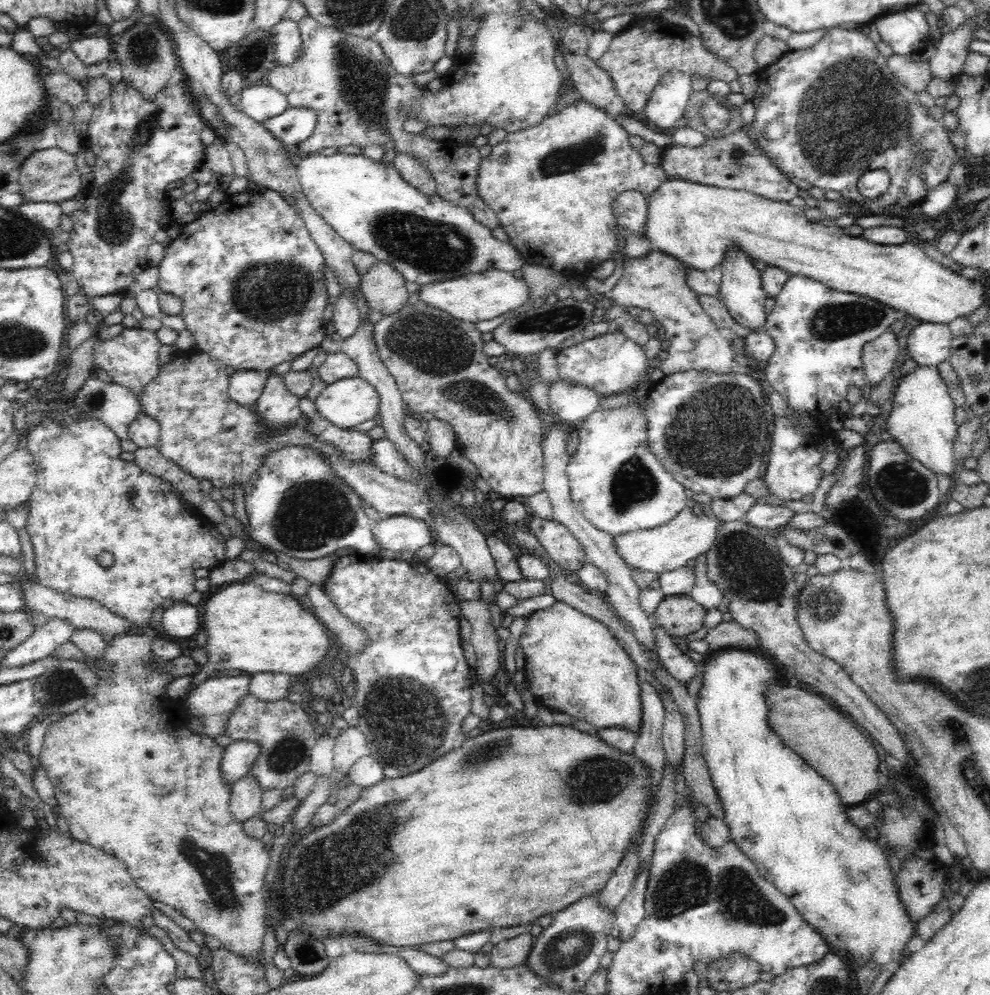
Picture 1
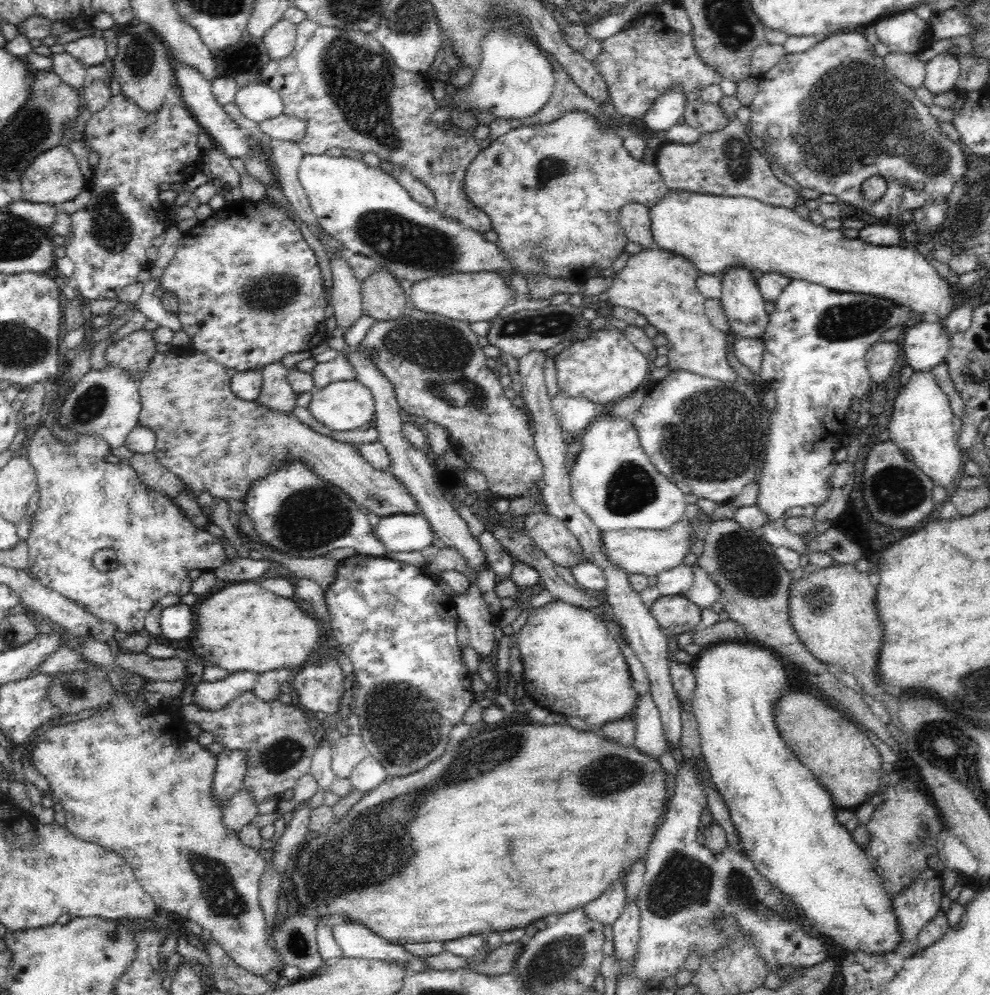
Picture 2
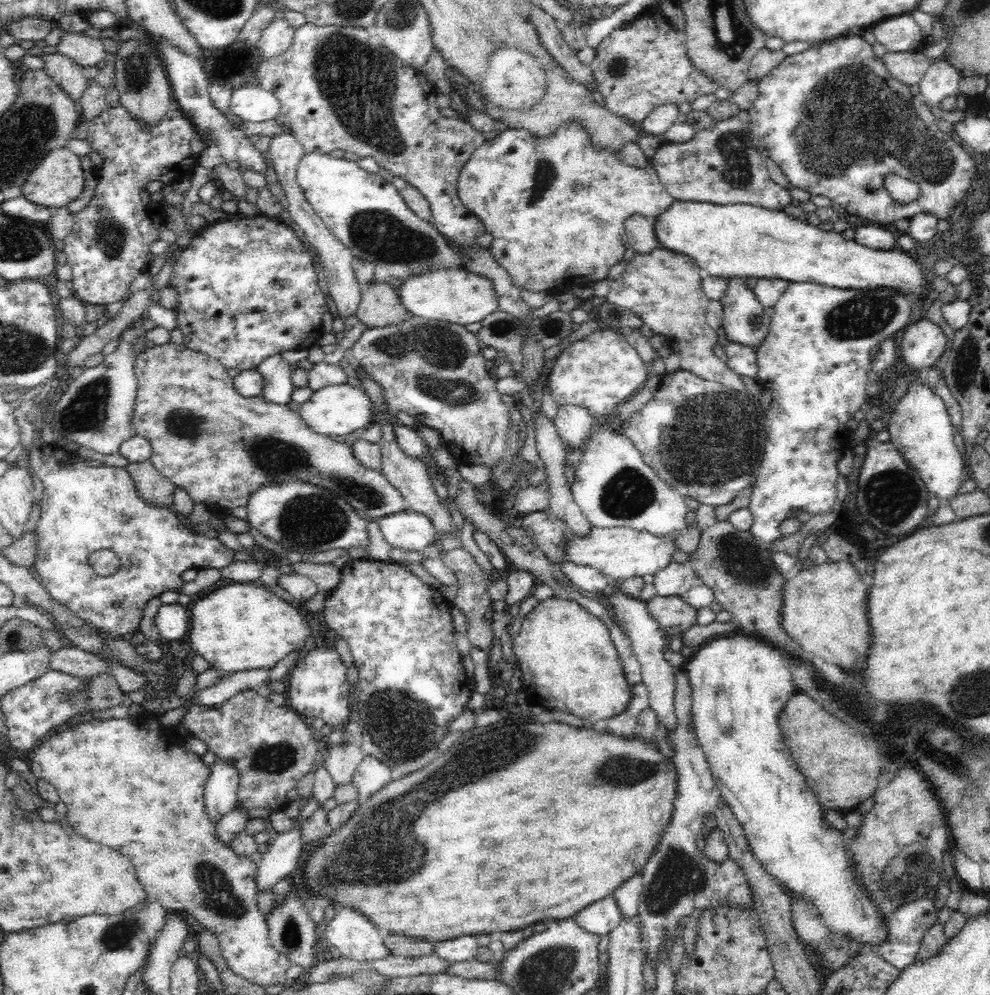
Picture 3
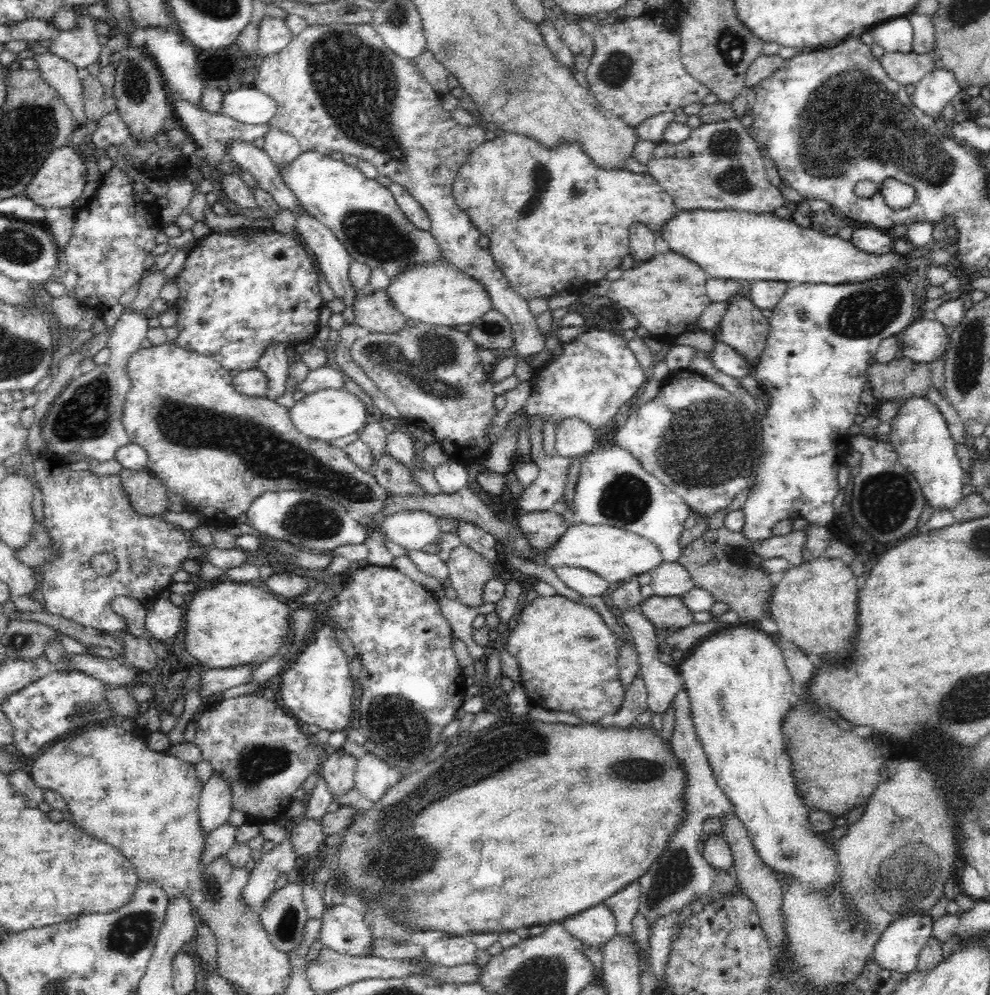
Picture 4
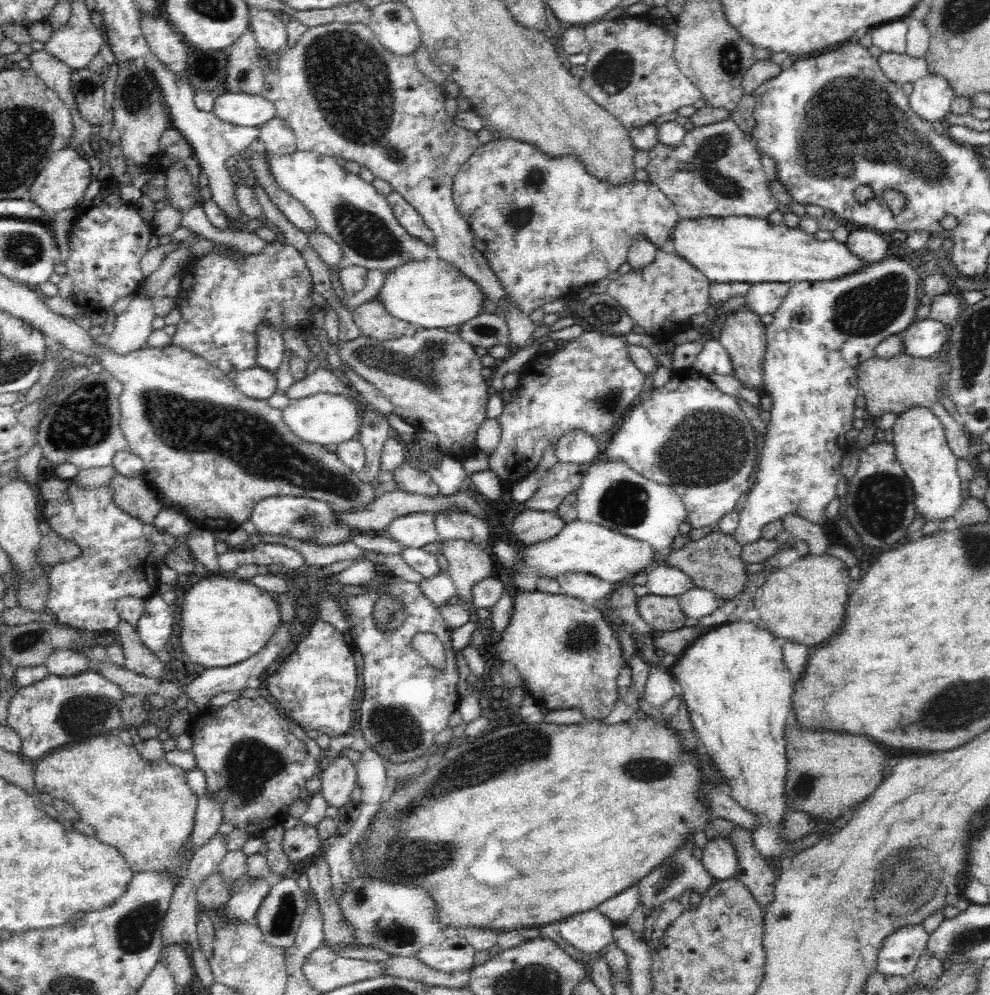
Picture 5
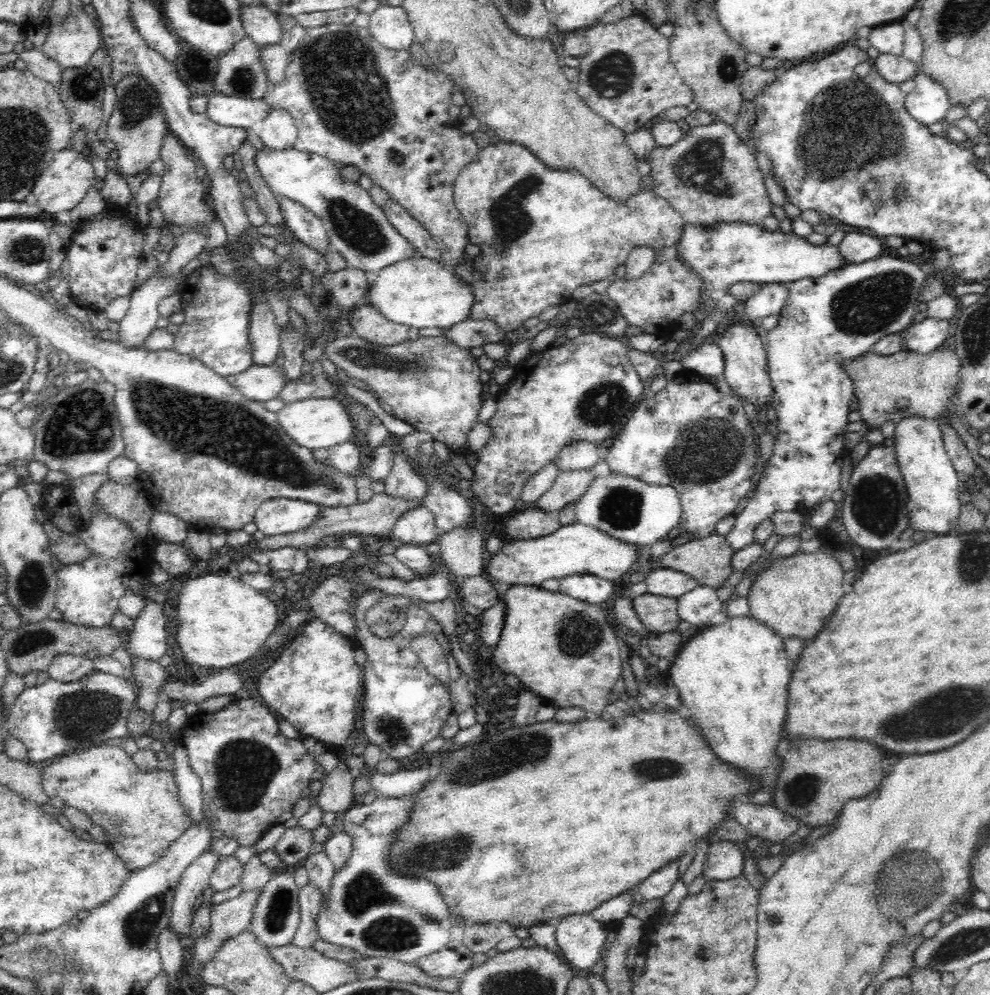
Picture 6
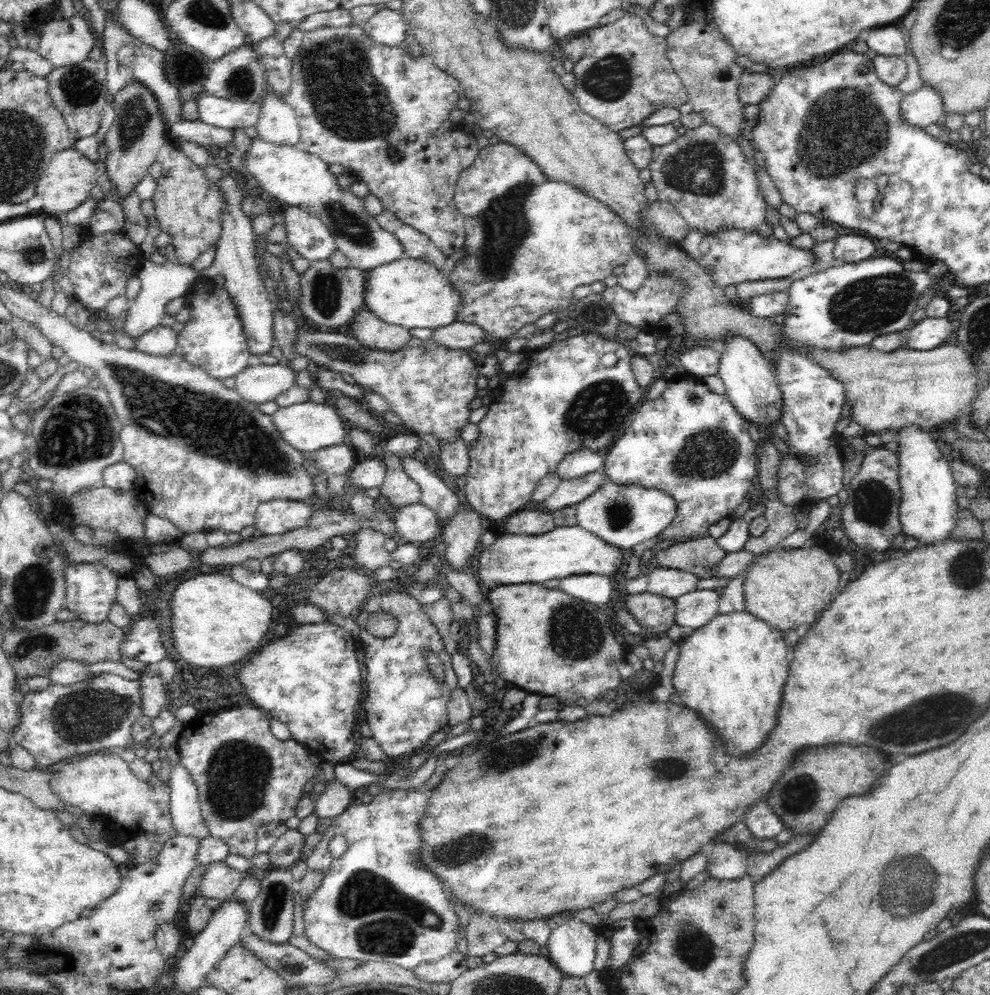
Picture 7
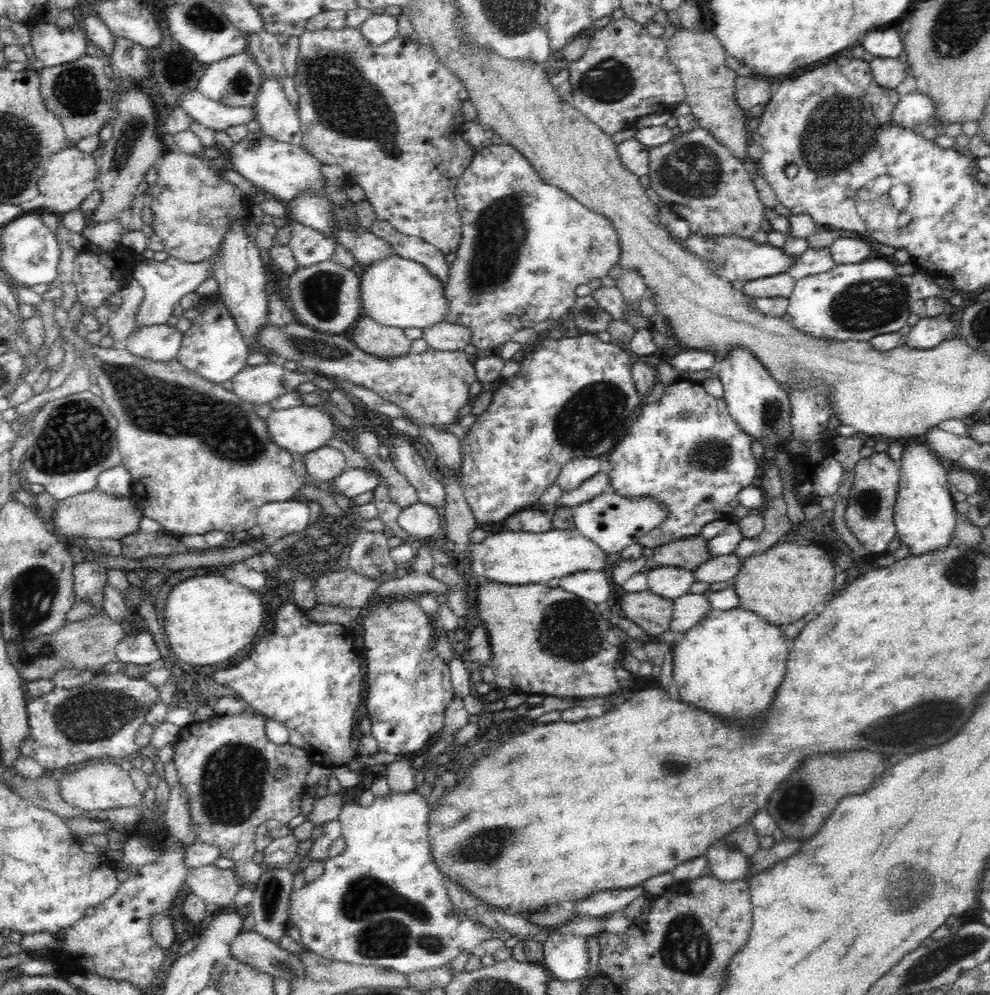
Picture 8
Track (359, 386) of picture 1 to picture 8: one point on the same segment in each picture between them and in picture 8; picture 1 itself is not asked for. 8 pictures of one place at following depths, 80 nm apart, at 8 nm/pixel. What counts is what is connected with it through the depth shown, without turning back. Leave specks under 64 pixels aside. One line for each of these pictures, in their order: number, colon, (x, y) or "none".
2: (347, 405)
3: (338, 410)
4: (326, 415)
5: (323, 419)
6: (315, 423)
7: (308, 427)
8: (302, 429)

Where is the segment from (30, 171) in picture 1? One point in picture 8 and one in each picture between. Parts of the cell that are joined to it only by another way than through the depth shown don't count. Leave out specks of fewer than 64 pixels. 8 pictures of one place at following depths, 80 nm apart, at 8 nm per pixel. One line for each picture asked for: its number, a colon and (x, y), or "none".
2: (54, 177)
3: (59, 179)
4: (60, 182)
5: (61, 185)
6: (65, 182)
7: (66, 183)
8: (70, 177)

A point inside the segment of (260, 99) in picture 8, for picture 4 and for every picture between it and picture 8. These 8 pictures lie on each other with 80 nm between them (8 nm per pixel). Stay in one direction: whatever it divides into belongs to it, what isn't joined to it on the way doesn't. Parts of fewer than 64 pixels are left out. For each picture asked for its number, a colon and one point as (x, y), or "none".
4: (283, 148)
5: (279, 139)
6: (277, 129)
7: (277, 124)

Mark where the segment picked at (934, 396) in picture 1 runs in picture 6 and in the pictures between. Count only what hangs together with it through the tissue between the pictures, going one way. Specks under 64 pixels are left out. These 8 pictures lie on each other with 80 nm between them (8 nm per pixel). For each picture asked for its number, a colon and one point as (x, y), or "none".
2: (921, 427)
3: (921, 430)
4: (920, 436)
5: (921, 448)
6: (932, 484)

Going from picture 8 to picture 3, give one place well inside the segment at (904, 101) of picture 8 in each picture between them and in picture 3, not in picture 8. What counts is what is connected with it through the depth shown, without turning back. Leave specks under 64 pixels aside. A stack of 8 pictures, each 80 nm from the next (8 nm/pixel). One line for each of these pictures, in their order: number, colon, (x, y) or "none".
3: (941, 80)
4: (937, 88)
5: (931, 97)
6: (928, 102)
7: (924, 107)

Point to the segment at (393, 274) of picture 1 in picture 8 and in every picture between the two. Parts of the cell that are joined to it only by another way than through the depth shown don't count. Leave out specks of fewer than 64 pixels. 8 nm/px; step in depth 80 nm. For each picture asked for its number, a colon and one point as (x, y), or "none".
2: (382, 297)
3: (379, 306)
4: (375, 312)
5: (372, 319)
6: (367, 323)
7: (369, 330)
8: (368, 335)

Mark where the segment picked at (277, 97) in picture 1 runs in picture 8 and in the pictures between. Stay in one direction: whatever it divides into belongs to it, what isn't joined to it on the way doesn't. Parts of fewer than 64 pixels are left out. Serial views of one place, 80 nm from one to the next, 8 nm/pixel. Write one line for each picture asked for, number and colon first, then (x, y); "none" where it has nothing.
2: (259, 102)
3: (250, 102)
4: (247, 104)
5: (239, 108)
6: (227, 110)
7: (221, 112)
8: (216, 115)

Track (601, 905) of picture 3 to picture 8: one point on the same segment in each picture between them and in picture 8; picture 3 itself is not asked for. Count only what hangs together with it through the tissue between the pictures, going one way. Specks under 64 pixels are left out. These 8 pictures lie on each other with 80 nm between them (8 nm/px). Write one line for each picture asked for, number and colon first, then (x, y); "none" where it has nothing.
4: (594, 926)
5: (589, 932)
6: (580, 938)
7: (572, 944)
8: (565, 955)

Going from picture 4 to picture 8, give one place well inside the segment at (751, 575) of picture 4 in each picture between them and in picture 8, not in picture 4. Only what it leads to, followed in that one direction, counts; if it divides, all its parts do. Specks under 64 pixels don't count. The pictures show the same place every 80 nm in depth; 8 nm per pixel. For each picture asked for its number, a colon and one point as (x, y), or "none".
5: (713, 562)
6: (707, 559)
7: (697, 556)
8: (687, 553)

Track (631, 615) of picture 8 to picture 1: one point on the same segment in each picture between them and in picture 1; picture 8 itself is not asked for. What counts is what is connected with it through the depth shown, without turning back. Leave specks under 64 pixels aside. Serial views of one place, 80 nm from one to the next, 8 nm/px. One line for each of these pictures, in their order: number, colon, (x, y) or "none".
1: (680, 615)
2: (677, 614)
3: (673, 613)
4: (665, 612)
5: (664, 613)
6: (658, 614)
7: (655, 613)

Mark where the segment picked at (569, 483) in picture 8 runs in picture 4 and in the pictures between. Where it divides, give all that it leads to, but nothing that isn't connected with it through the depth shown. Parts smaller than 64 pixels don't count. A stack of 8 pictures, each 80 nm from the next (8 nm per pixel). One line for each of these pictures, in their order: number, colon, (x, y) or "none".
4: (575, 439)
5: (575, 447)
6: (581, 455)
7: (581, 462)

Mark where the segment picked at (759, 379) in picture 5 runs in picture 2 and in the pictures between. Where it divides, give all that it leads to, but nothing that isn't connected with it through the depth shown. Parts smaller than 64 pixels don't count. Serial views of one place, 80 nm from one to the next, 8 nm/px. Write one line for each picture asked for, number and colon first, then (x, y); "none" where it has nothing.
2: (744, 306)
3: (744, 321)
4: (743, 327)

